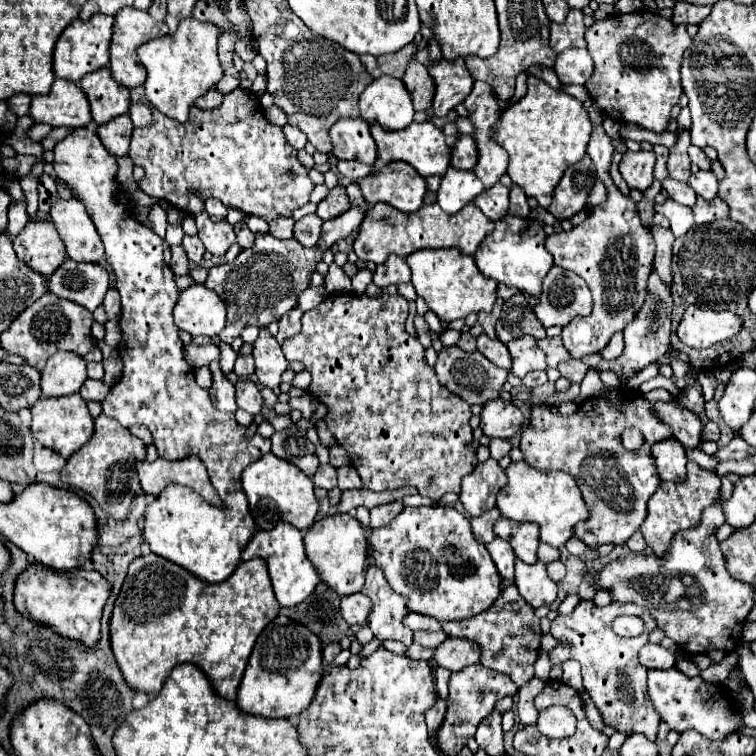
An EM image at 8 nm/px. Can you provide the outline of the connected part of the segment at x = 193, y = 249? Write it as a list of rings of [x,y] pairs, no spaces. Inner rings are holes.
[[[184,235],[184,239],[182,239],[182,247],[186,249],[186,253],[188,253],[188,259],[192,261],[192,263],[200,263],[202,261],[202,255],[204,255],[204,245],[202,245],[202,241],[196,237],[196,235]]]

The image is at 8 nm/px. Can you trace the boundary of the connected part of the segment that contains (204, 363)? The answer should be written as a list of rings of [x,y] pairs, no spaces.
[[[190,343],[184,351],[184,359],[190,363],[190,367],[198,369],[198,367],[208,367],[212,361],[218,359],[218,347],[208,343],[208,345],[194,345]]]

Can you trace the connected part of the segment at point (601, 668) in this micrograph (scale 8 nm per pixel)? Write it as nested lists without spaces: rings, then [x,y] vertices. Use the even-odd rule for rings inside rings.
[[[592,599],[580,601],[572,613],[568,615],[558,615],[552,621],[552,631],[556,639],[568,641],[572,645],[572,651],[568,651],[564,645],[558,645],[556,649],[548,651],[552,667],[562,665],[566,659],[574,659],[582,665],[582,677],[584,677],[584,687],[586,693],[592,697],[594,705],[602,713],[604,721],[616,731],[626,731],[626,733],[644,733],[648,739],[656,739],[658,733],[658,723],[660,717],[650,705],[648,693],[646,693],[646,669],[638,661],[638,651],[648,643],[648,637],[652,629],[656,627],[656,619],[640,605],[628,601],[614,601],[606,607],[598,607]],[[618,615],[638,615],[644,619],[644,633],[632,639],[618,637],[612,631],[612,621]]]

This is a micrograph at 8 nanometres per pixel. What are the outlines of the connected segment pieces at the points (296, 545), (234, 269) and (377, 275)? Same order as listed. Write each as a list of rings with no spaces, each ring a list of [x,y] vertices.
[[[282,521],[280,525],[276,525],[270,531],[258,531],[246,551],[242,553],[242,559],[254,559],[254,557],[262,557],[268,563],[268,571],[270,571],[270,579],[272,579],[272,587],[276,593],[276,599],[280,603],[280,607],[294,607],[300,605],[306,597],[310,597],[316,589],[316,585],[320,583],[320,573],[314,569],[314,565],[310,563],[310,559],[304,553],[304,543],[302,543],[302,531],[296,529],[294,525]]]
[[[350,207],[346,213],[328,219],[322,225],[320,241],[310,249],[298,245],[298,241],[294,239],[278,241],[270,237],[270,233],[256,233],[254,247],[240,251],[234,263],[212,267],[204,285],[216,291],[218,297],[222,297],[222,301],[228,307],[228,321],[220,333],[220,339],[224,343],[232,343],[240,335],[240,331],[248,325],[264,327],[274,321],[280,321],[284,313],[294,309],[298,293],[310,285],[310,273],[316,269],[316,263],[322,259],[322,253],[328,247],[332,247],[338,239],[344,239],[354,229],[358,229],[362,219],[364,215],[358,207]]]
[[[390,255],[382,265],[376,267],[374,271],[374,283],[382,289],[388,285],[398,285],[410,281],[410,267],[402,257]]]

